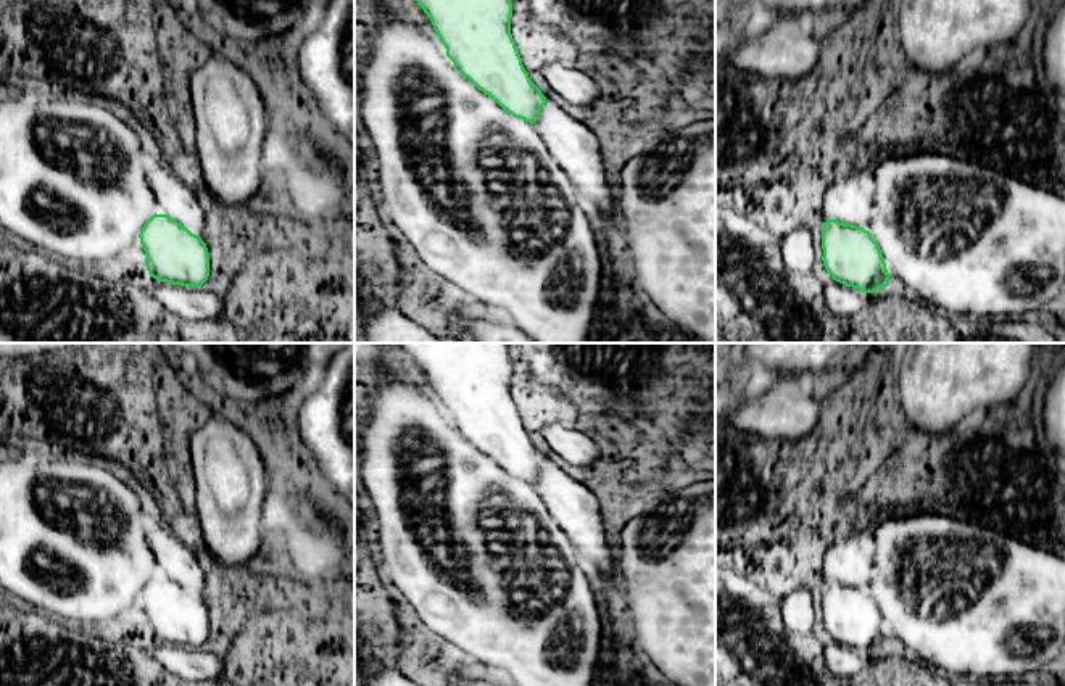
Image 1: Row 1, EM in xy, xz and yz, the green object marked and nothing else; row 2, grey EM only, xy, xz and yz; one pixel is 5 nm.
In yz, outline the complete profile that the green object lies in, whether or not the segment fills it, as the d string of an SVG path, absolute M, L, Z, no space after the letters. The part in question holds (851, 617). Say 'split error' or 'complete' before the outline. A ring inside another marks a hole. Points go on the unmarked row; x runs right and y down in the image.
complete; M828 580L823 583L822 610L823 626L833 641L865 655L889 646L881 610L864 588Z

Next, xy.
complete; M153 575L139 594L150 638L201 649L209 638L206 604L168 575Z

